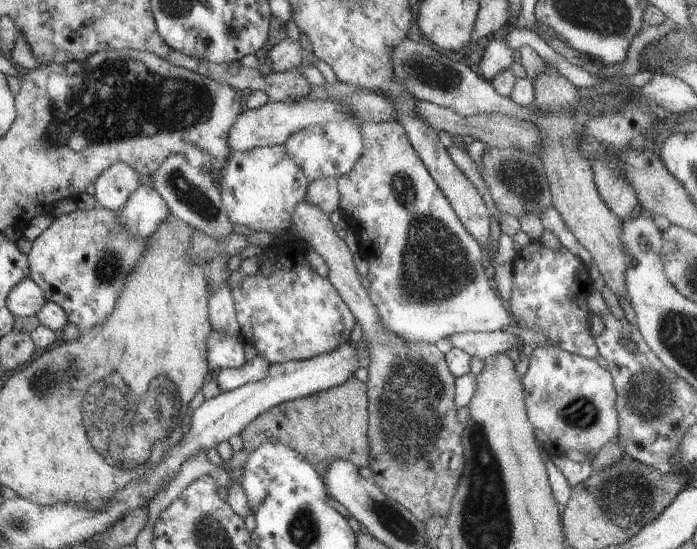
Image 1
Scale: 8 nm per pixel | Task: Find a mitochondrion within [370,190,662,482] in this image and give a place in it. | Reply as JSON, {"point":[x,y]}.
{"point":[406,404]}

